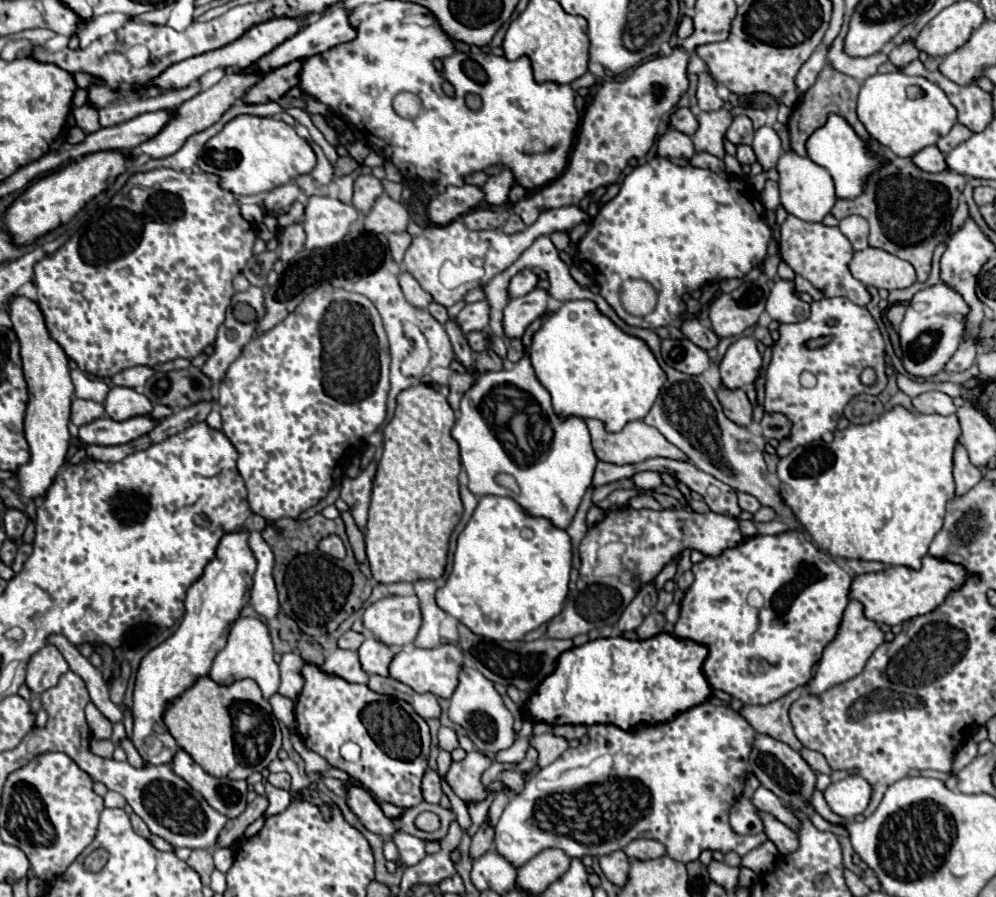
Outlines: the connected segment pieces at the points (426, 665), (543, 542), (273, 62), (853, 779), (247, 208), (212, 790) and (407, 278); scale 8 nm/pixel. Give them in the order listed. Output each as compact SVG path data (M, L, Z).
M446 643L434 649L412 649L412 651L400 651L396 653L394 661L390 663L390 677L400 679L408 687L412 687L416 693L432 693L442 699L450 699L452 693L458 687L458 677L464 667L464 653L458 645Z
M482 497L476 511L458 535L454 567L446 585L436 591L436 603L476 635L496 641L522 641L526 633L542 627L562 611L568 595L572 569L570 535L564 529L552 527L546 519L530 517L508 497Z
M336 5L336 7L330 7L320 19L316 19L314 23L308 23L296 35L292 35L290 39L286 39L280 47L276 47L276 51L264 55L264 59L258 59L258 63L254 63L246 71L262 71L264 69L264 73L268 73L268 71L272 71L276 67L282 67L282 65L292 63L294 59L312 57L316 53L322 53L322 51L326 51L330 47L336 47L340 43L348 43L352 39L356 39L356 29L348 21L348 9L344 5Z
M850 775L846 779L832 783L824 791L824 797L834 813L852 819L868 807L872 799L872 785L860 775Z
M240 205L240 211L242 211L242 217L254 225L260 225L264 219L264 213L258 205Z
M184 749L176 751L170 767L216 811L228 817L238 817L246 809L246 781L234 781L228 777L214 777L206 773L198 763L192 761L192 757Z
M400 273L400 287L414 307L428 307L432 303L432 295L428 295L410 273Z

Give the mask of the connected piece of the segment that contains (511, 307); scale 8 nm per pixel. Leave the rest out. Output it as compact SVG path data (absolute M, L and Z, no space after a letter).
M534 289L528 295L510 299L508 307L504 309L504 333L506 337L522 337L526 327L540 319L548 309L550 293L546 289Z

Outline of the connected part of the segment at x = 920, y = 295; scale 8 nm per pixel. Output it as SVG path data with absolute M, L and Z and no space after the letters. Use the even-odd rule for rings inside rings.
M936 283L918 291L906 307L904 321L900 323L900 345L902 345L902 365L908 373L916 377L930 377L940 373L946 361L958 351L960 343L966 339L966 317L970 313L970 305L964 297L946 283Z

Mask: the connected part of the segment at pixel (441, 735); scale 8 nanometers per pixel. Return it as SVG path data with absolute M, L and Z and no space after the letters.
M440 727L440 731L438 731L438 745L444 751L454 751L458 747L456 733L452 729L448 729L448 727Z

